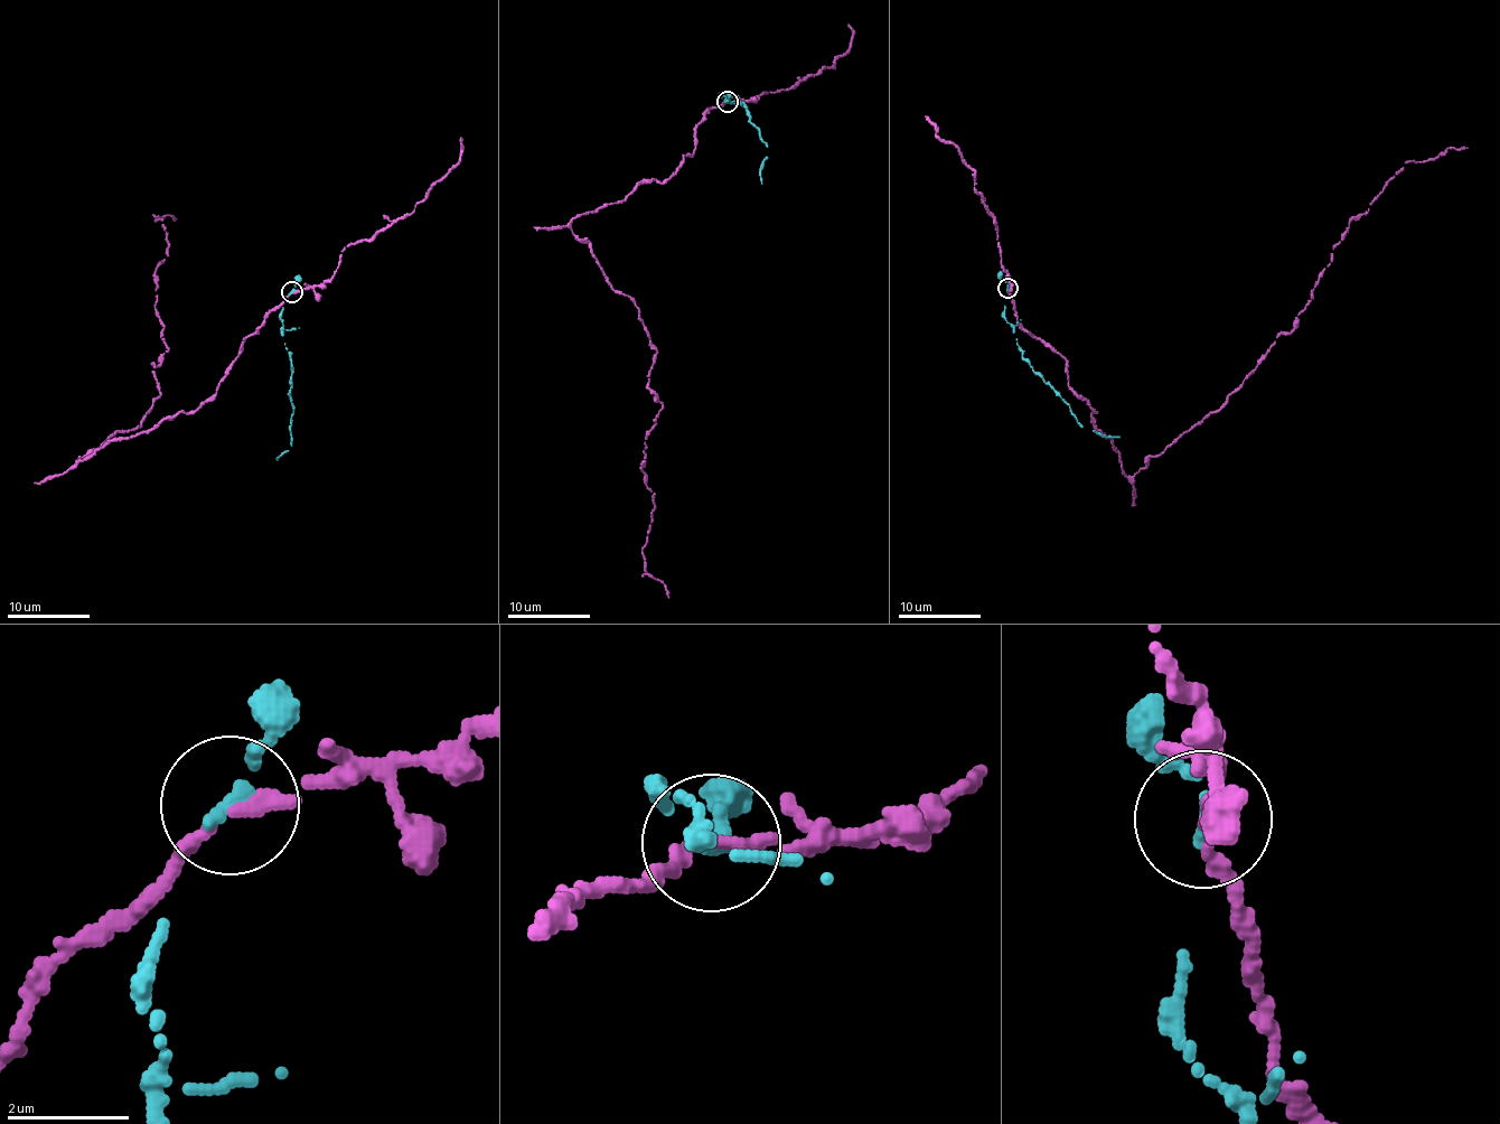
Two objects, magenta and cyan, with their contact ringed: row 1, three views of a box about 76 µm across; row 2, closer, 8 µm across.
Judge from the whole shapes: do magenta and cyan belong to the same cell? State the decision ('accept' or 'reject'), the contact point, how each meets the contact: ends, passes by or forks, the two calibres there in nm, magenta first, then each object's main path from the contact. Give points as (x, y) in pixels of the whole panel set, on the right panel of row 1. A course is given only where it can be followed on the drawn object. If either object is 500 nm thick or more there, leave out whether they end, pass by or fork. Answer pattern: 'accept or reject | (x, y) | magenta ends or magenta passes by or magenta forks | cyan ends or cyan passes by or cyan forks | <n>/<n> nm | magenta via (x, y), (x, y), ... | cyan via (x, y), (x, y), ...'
reject | (1008, 288) | magenta ends | cyan ends | 320/240 nm | magenta via (1006, 289), (1134, 476), (1293, 327), (1332, 247), (1405, 162), (1466, 148) | cyan via (1006, 287), (1005, 319), (1013, 328), (1016, 345), (1028, 364), (1070, 408), (1083, 427), (1104, 436), (1119, 437)

